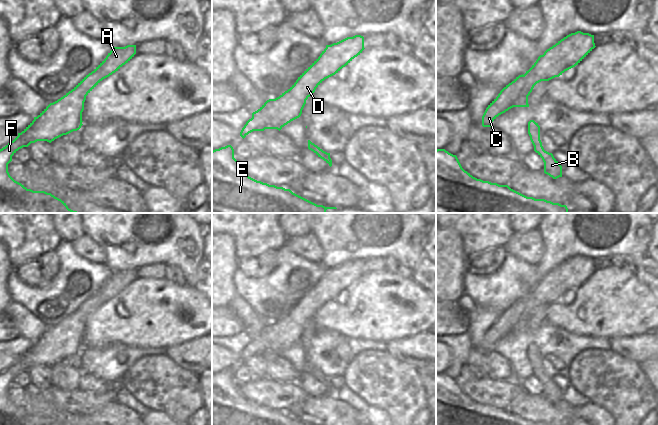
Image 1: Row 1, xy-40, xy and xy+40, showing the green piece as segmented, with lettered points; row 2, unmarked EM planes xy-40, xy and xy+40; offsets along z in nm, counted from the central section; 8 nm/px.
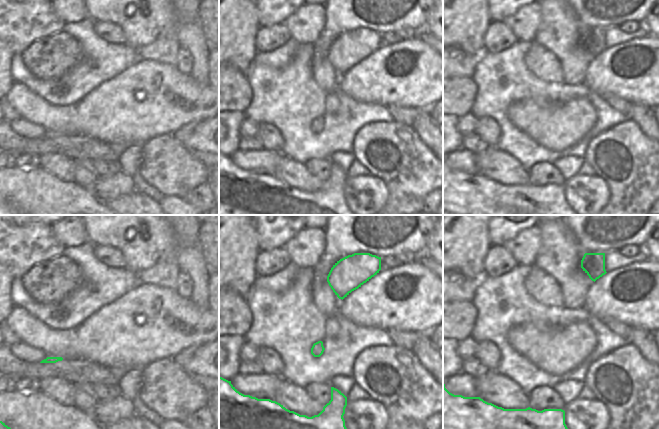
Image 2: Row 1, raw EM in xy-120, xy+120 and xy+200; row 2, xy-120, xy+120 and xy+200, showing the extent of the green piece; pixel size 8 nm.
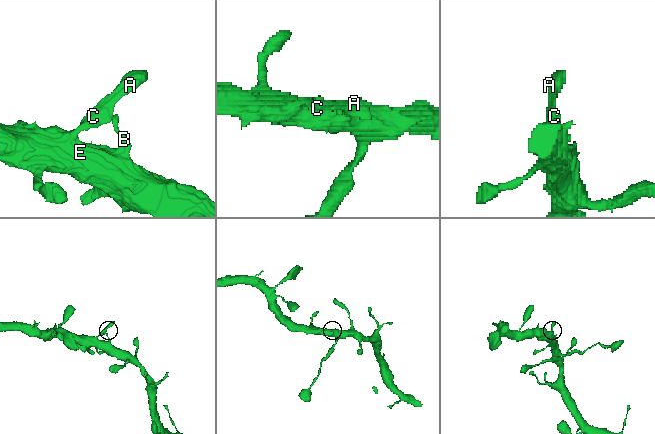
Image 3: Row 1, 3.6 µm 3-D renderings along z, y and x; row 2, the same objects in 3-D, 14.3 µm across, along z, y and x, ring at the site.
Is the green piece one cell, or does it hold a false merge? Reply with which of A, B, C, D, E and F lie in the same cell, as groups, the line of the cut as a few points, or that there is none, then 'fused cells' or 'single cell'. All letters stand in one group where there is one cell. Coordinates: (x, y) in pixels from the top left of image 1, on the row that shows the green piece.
A B C D E F; no cut; single cell

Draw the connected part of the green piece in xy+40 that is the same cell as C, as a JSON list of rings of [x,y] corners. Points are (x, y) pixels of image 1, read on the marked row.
[[[581,31],[571,33],[558,41],[555,45],[547,49],[543,55],[540,55],[524,75],[519,75],[500,91],[498,96],[486,108],[482,116],[482,126],[492,127],[492,122],[499,115],[513,107],[529,107],[528,96],[537,83],[559,77],[565,71],[578,65],[595,47],[594,35]]]

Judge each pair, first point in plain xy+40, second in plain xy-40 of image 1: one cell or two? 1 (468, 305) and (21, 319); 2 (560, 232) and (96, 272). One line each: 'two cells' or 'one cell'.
1: one cell
2: two cells

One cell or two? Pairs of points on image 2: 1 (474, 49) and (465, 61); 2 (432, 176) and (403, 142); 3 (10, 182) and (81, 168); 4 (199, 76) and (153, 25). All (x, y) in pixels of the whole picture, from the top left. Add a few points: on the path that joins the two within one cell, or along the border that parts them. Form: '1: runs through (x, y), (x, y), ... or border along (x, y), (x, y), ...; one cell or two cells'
1: border along (453, 44), (478, 57); two cells
2: runs through (424, 168), (406, 150); one cell
3: border along (73, 182), (83, 188); two cells
4: runs through (199, 58), (199, 50), (177, 28), (171, 25); one cell

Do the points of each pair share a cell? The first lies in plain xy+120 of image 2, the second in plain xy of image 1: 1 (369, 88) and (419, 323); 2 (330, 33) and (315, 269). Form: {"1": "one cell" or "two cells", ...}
{"1": "one cell", "2": "two cells"}

